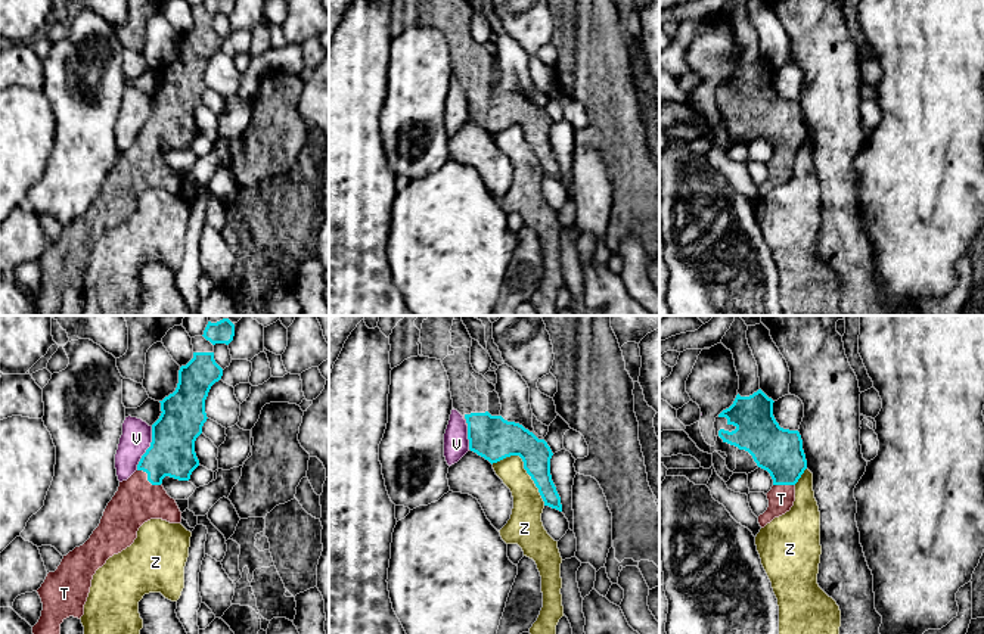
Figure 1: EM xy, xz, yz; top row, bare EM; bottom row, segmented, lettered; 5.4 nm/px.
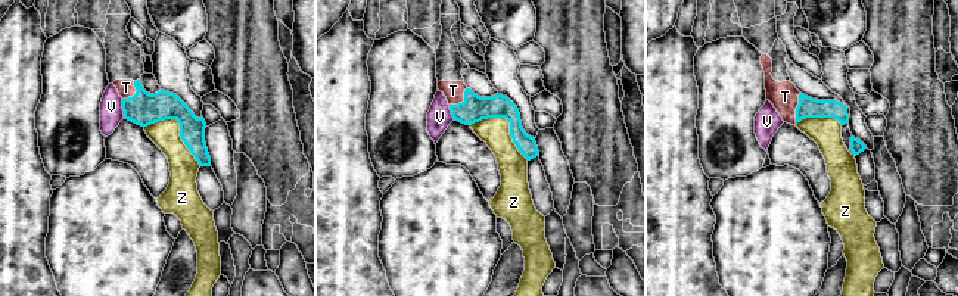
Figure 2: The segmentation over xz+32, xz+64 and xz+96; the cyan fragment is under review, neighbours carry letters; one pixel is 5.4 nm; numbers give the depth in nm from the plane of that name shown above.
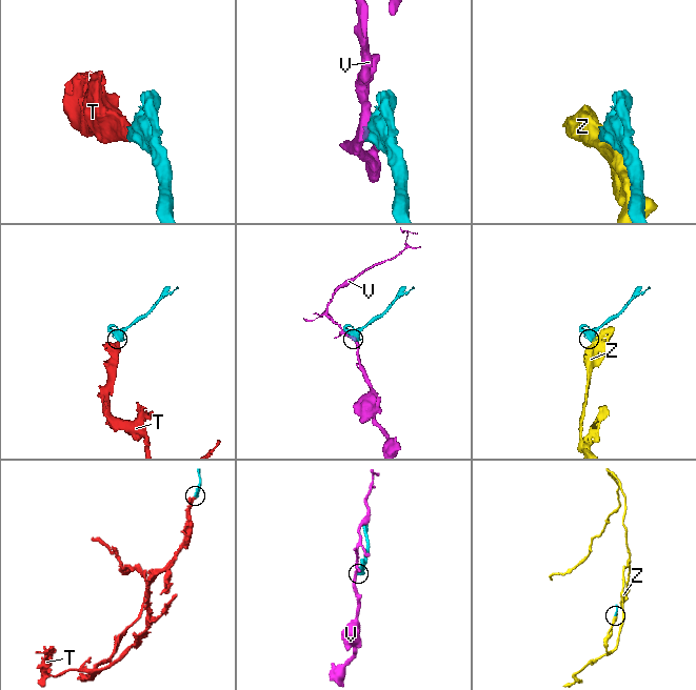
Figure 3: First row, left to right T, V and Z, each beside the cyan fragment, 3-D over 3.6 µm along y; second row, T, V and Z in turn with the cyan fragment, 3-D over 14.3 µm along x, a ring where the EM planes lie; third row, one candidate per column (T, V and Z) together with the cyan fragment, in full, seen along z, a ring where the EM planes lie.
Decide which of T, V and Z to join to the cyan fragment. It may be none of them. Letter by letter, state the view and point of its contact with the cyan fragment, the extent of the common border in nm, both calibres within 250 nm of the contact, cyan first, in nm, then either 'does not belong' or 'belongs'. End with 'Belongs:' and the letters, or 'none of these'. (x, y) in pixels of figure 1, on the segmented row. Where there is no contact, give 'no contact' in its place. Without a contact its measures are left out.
T: xy (148, 478) | 160 nm | 260/240 nm | belongs
V: xy (148, 448) | 260 nm | 260/170 nm | does not belong
Z: xz (524, 468) | 380 nm | 240/160 nm | does not belong
Belongs: T

